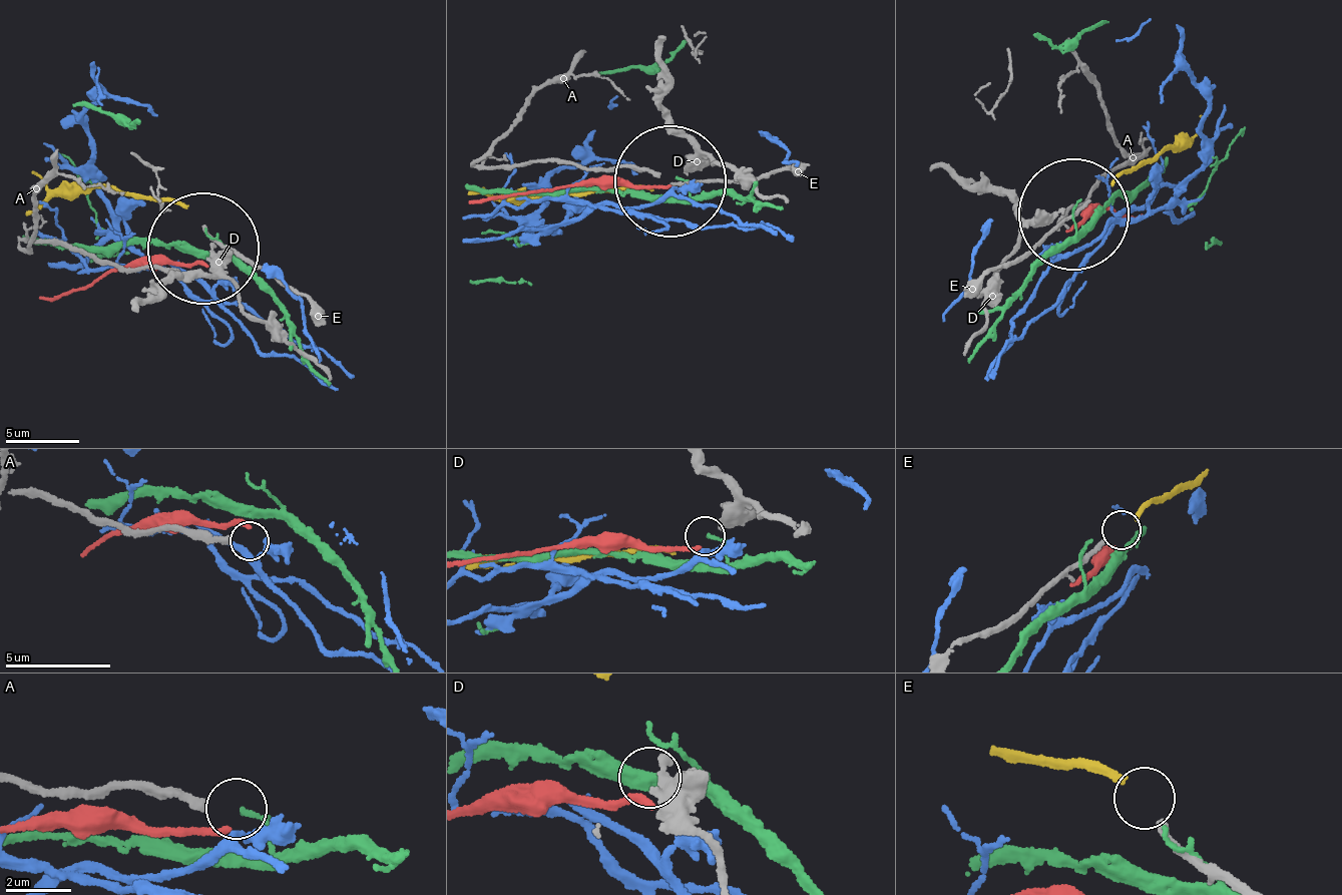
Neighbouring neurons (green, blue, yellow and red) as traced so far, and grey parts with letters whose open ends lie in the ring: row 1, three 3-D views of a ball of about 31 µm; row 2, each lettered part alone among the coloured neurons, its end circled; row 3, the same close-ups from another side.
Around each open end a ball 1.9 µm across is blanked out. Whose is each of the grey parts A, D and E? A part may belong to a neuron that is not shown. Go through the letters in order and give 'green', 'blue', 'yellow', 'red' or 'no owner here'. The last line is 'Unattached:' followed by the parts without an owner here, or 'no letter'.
A: no owner here
D: no owner here
E: yellow
Unattached: A, D

